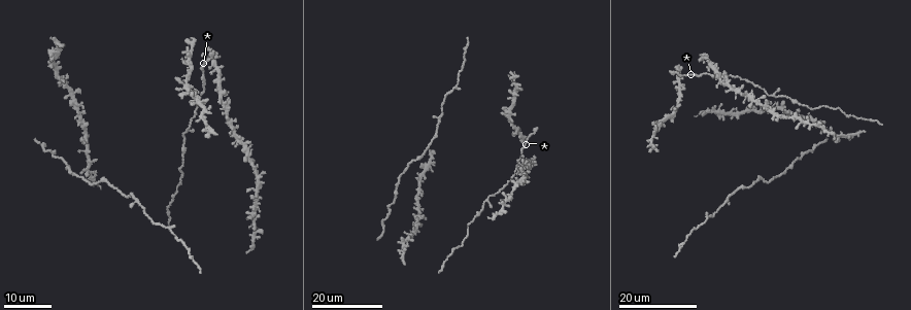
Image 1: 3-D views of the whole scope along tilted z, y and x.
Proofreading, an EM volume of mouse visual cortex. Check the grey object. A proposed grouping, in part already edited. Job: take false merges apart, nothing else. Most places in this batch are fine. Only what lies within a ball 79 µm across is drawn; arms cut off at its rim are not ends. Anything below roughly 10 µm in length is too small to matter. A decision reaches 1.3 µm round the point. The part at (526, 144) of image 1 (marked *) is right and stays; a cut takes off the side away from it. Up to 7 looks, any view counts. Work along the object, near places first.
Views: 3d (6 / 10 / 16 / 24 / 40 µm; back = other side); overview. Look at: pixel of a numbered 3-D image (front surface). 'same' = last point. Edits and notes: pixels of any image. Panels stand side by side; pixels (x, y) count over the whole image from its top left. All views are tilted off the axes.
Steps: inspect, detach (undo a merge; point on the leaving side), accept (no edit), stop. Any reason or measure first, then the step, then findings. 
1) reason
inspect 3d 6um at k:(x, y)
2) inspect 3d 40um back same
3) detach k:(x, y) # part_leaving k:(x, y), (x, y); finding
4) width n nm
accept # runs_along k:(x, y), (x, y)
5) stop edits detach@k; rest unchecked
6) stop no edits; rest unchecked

three-way junction
inspect 3d 16um at 1:(707, 74)

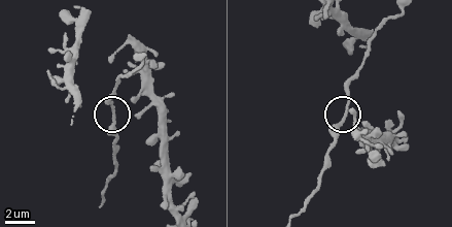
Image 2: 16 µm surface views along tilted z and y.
inspect 3d 10um at 2:(113, 114)

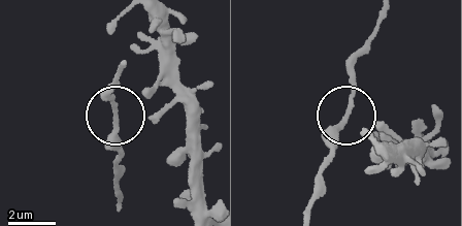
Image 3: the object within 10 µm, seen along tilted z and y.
width 130 nm
accept # runs_along 3:(377, 26), (355, 68), (350, 111), (397, 134); one neuron here

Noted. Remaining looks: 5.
four arms meet
inspect 3d 24um at 1:(510, 120)

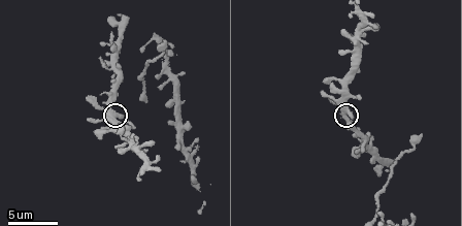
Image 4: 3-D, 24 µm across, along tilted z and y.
inspect 3d 10um at 4:(343, 108)

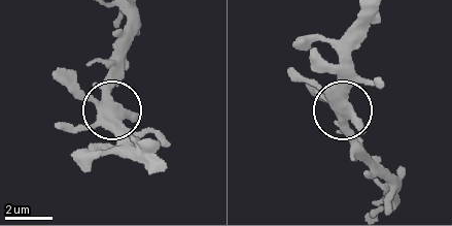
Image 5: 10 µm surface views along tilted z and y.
width 400 nm
accept # all the same neuron

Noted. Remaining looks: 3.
four-way junction
inspect 3d 16um at 1:(651, 138)

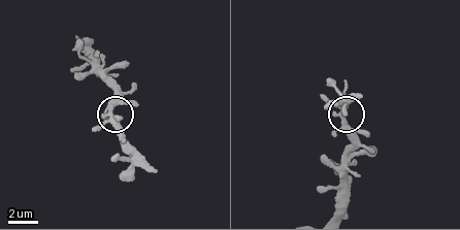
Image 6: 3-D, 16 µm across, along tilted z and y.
inspect 3d 6um at 6:(109, 112)

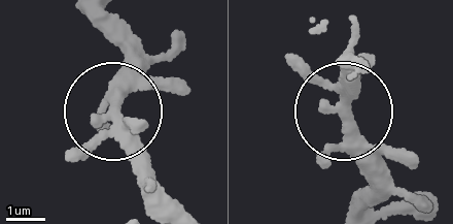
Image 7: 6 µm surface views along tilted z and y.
inspect 3d 6um back at 7:(117, 109)

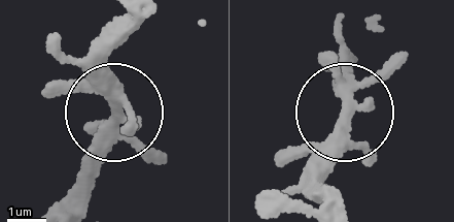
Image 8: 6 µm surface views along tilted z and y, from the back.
accept # runs_along 8:(133, 29), (110, 64), (115, 106), (94, 181); one neuron here

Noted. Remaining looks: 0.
stop no edits; rest unchecked

